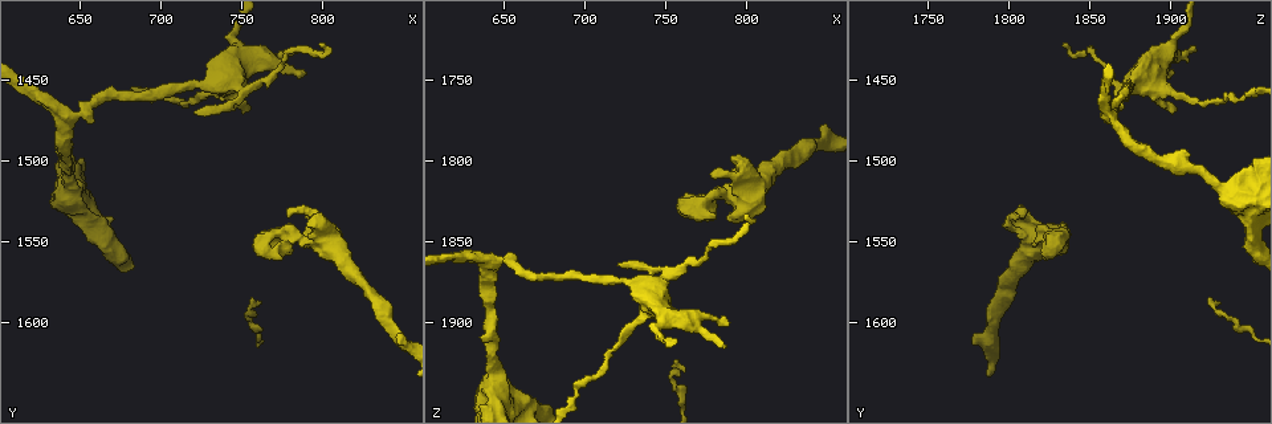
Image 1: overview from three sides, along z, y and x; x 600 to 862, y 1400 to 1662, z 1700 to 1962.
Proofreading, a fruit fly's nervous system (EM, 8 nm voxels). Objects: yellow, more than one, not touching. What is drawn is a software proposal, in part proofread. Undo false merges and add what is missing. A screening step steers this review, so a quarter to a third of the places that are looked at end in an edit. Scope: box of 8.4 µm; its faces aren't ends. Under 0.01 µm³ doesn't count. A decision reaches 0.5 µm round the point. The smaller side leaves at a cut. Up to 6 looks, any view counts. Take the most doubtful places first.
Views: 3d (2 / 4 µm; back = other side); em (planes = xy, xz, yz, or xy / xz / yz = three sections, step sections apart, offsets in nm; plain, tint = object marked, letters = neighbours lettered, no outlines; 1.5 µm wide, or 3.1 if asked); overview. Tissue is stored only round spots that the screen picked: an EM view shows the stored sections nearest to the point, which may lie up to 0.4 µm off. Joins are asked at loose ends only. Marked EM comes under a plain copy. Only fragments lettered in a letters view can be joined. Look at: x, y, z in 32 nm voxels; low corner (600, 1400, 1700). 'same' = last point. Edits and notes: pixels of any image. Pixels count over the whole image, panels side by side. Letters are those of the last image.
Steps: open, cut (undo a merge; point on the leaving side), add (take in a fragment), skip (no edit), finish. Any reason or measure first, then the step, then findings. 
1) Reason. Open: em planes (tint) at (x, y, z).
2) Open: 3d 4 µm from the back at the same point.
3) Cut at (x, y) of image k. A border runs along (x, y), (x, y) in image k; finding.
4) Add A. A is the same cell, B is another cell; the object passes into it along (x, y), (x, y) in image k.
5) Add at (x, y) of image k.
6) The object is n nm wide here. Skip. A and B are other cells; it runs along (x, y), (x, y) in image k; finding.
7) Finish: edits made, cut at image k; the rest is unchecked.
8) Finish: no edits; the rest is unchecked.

Free end. Open: 3d 4 µm at (790, 1538, 1798).

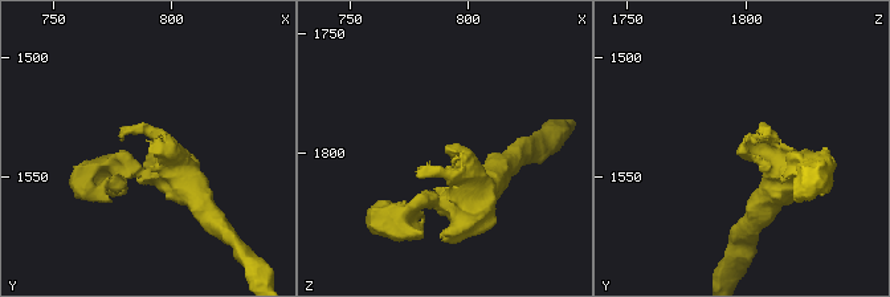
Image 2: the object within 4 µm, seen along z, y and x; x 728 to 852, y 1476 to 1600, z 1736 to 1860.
Need the tissue. Open: em planes (letters) at (790, 1538, 1799).

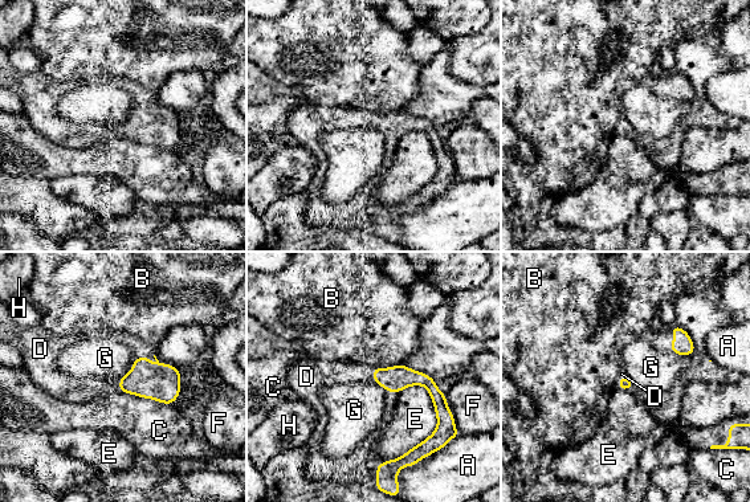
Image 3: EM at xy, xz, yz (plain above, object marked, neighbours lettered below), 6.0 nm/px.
Add D. D is the same cell, A, B, C, E, F, G and H are other cells; it goes on there.

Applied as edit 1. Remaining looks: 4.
See it whole again. Open: overview.

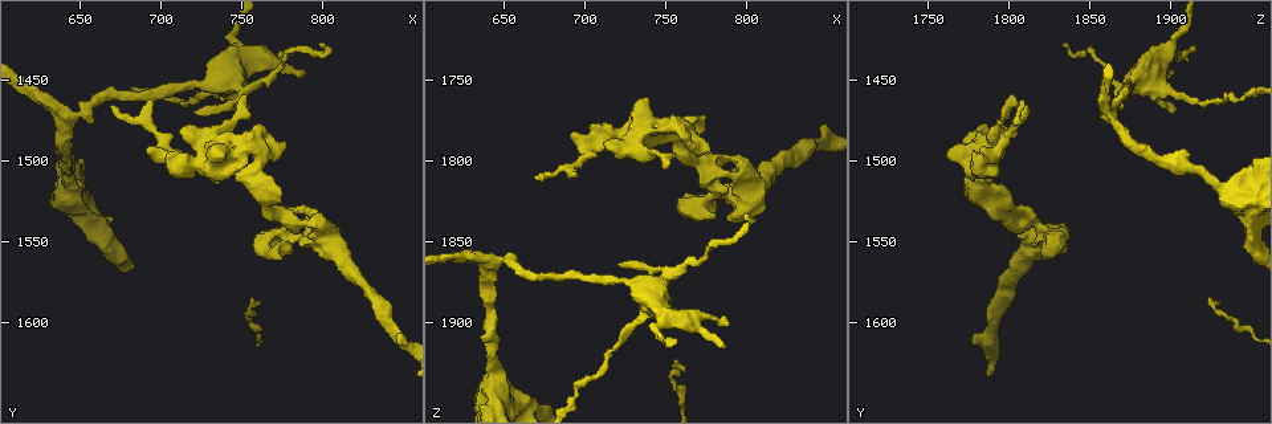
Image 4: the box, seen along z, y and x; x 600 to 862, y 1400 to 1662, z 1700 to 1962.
Three-way junction. Open: 3d 4 µm at (744, 1422, 1906).

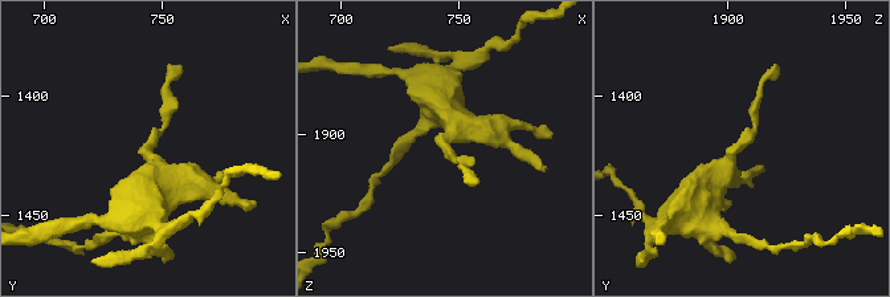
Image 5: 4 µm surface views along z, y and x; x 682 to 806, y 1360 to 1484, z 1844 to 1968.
3 arms meet here; now the EM. Open: em planes (letters) at (743, 1422, 1905).

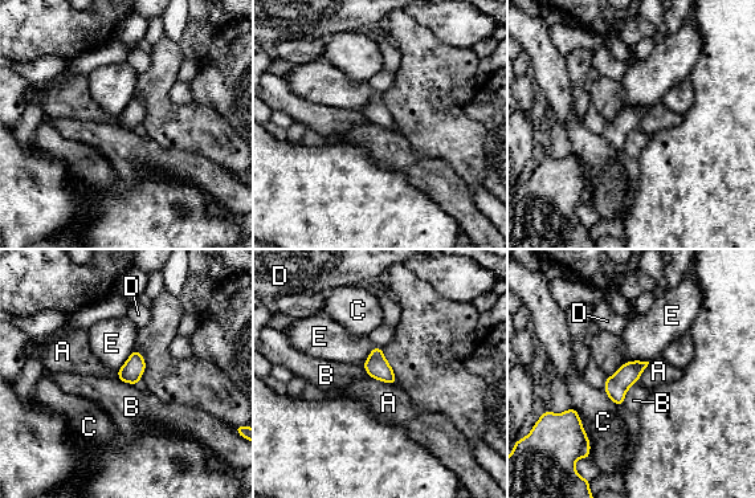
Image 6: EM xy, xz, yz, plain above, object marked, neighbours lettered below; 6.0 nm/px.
Skip. A, B, C, D and E are other cells; a border runs along (370, 376), (395, 384) in image 6; all the same neuron.

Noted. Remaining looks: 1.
Finish: edits made, add at image 3; the rest is unchecked.

